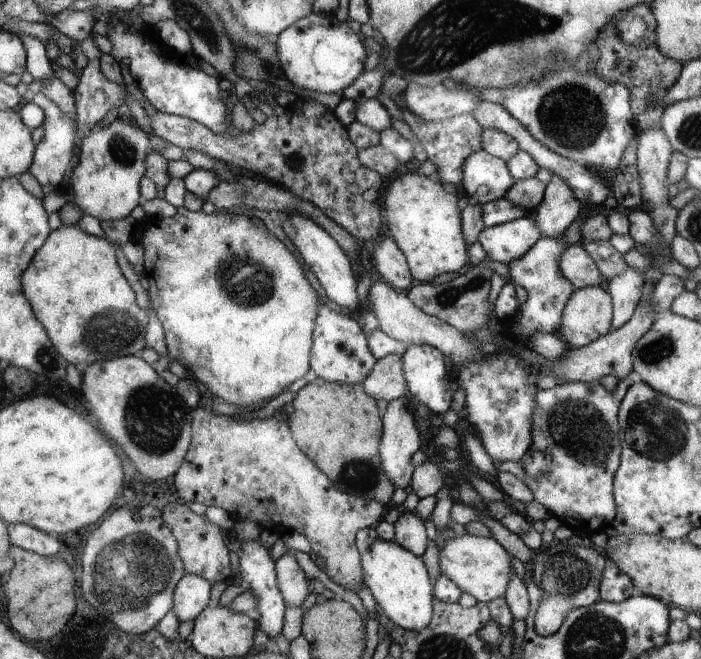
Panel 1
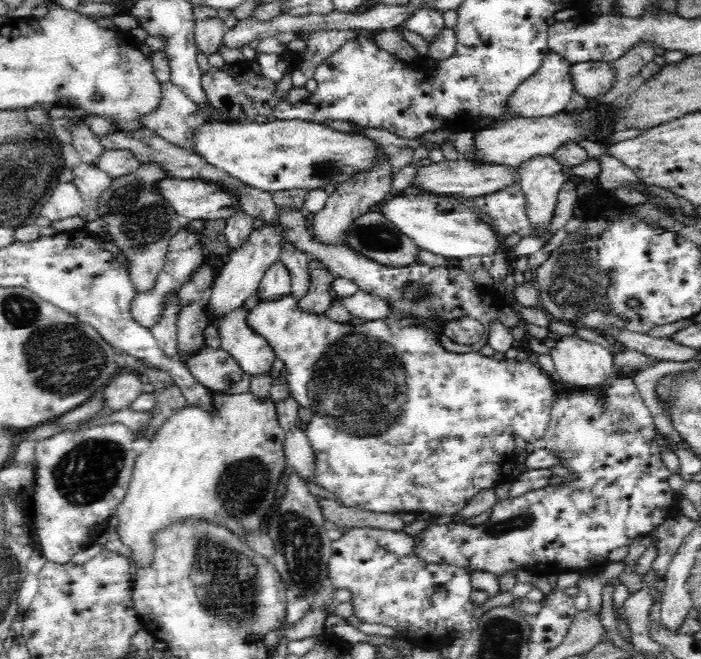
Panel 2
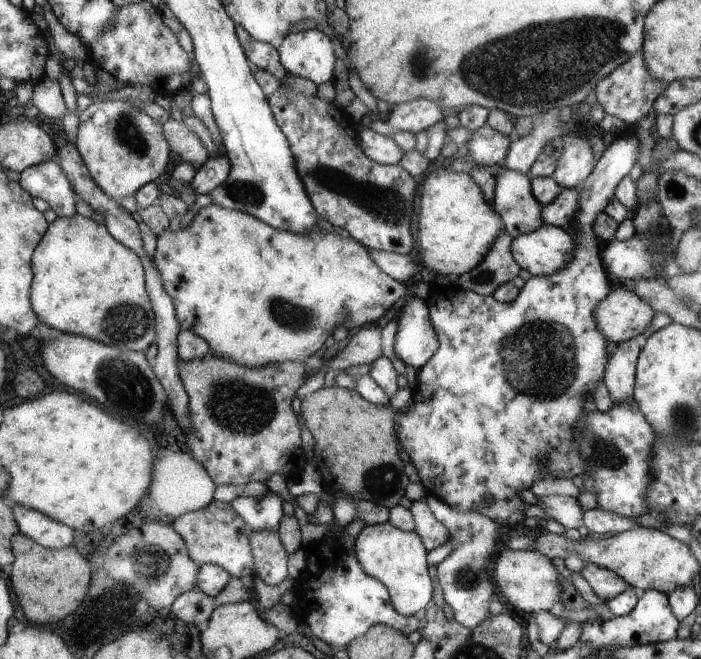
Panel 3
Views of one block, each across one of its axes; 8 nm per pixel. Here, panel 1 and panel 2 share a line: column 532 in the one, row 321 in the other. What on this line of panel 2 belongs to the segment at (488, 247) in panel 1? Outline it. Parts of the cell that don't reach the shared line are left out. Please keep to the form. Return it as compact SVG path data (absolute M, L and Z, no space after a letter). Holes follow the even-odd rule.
M243 306L237 307L236 310L229 311L228 314L221 316L220 320L216 322L216 327L219 330L221 339L222 350L228 352L235 360L242 371L250 378L264 377L268 375L272 370L276 354L270 347L270 344L264 339L264 337L256 334L255 330L252 330L247 325L247 314L248 310L244 309Z

